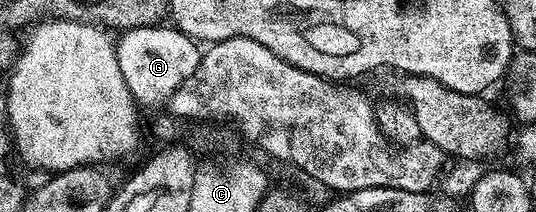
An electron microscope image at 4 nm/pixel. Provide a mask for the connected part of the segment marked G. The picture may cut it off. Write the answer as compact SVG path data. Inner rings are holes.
M176 26L165 27L130 28L120 33L121 41L118 39L115 44L119 70L123 70L123 78L134 100L141 106L162 105L170 93L195 74L195 66L201 61L202 49L198 41L183 34Z

